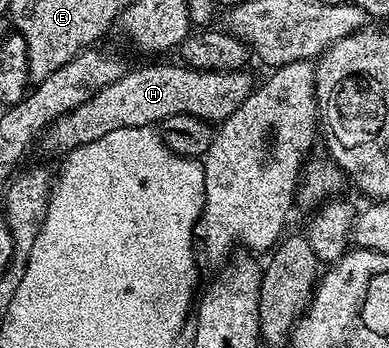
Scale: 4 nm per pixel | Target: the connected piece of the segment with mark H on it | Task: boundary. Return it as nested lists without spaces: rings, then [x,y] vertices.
[[[175,63],[148,64],[133,72],[132,69],[125,71],[122,78],[110,82],[110,86],[94,94],[94,98],[49,124],[43,137],[45,150],[60,158],[86,142],[98,142],[98,138],[110,134],[110,130],[150,128],[159,125],[159,120],[167,122],[174,115],[194,115],[205,121],[219,122],[234,114],[254,87],[254,81],[244,70],[200,72],[183,63]]]

